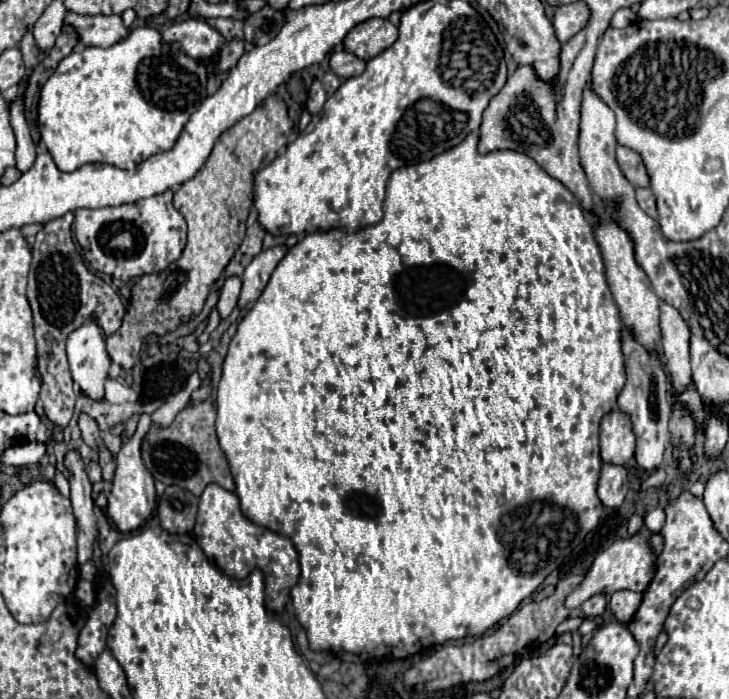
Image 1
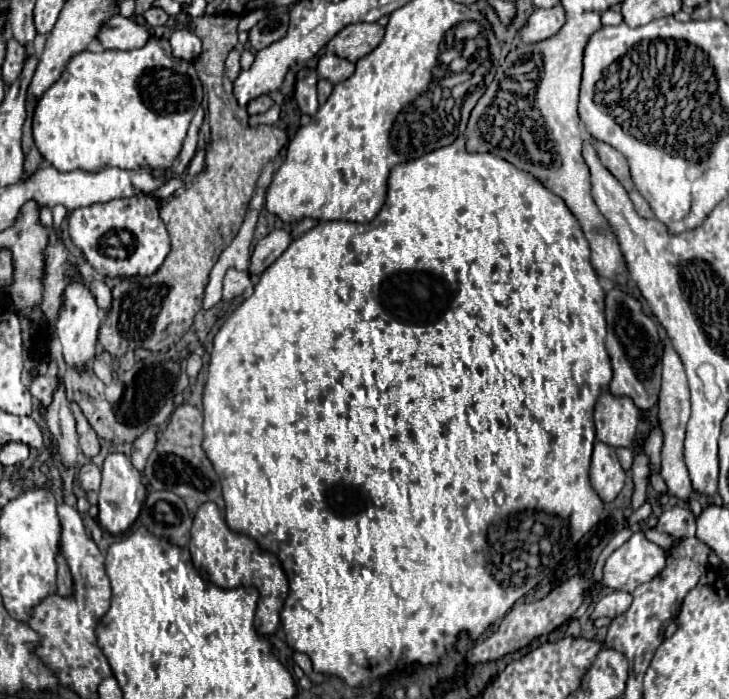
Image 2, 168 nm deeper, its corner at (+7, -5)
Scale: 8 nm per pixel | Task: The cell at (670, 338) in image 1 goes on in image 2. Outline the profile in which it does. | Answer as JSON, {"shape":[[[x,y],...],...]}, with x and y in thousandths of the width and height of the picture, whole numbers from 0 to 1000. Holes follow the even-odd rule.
{"shape":[[[916,484],[911,489],[908,518],[911,518],[911,529],[908,529],[908,555],[905,555],[905,572],[903,572],[903,598],[908,607],[908,618],[911,618],[911,641],[908,641],[905,678],[916,695],[916,704],[941,718],[949,707],[949,690],[944,684],[944,670],[938,664],[938,621],[941,621],[941,607],[947,598],[947,561],[944,561],[944,546],[941,546],[936,515],[925,504]]]}

